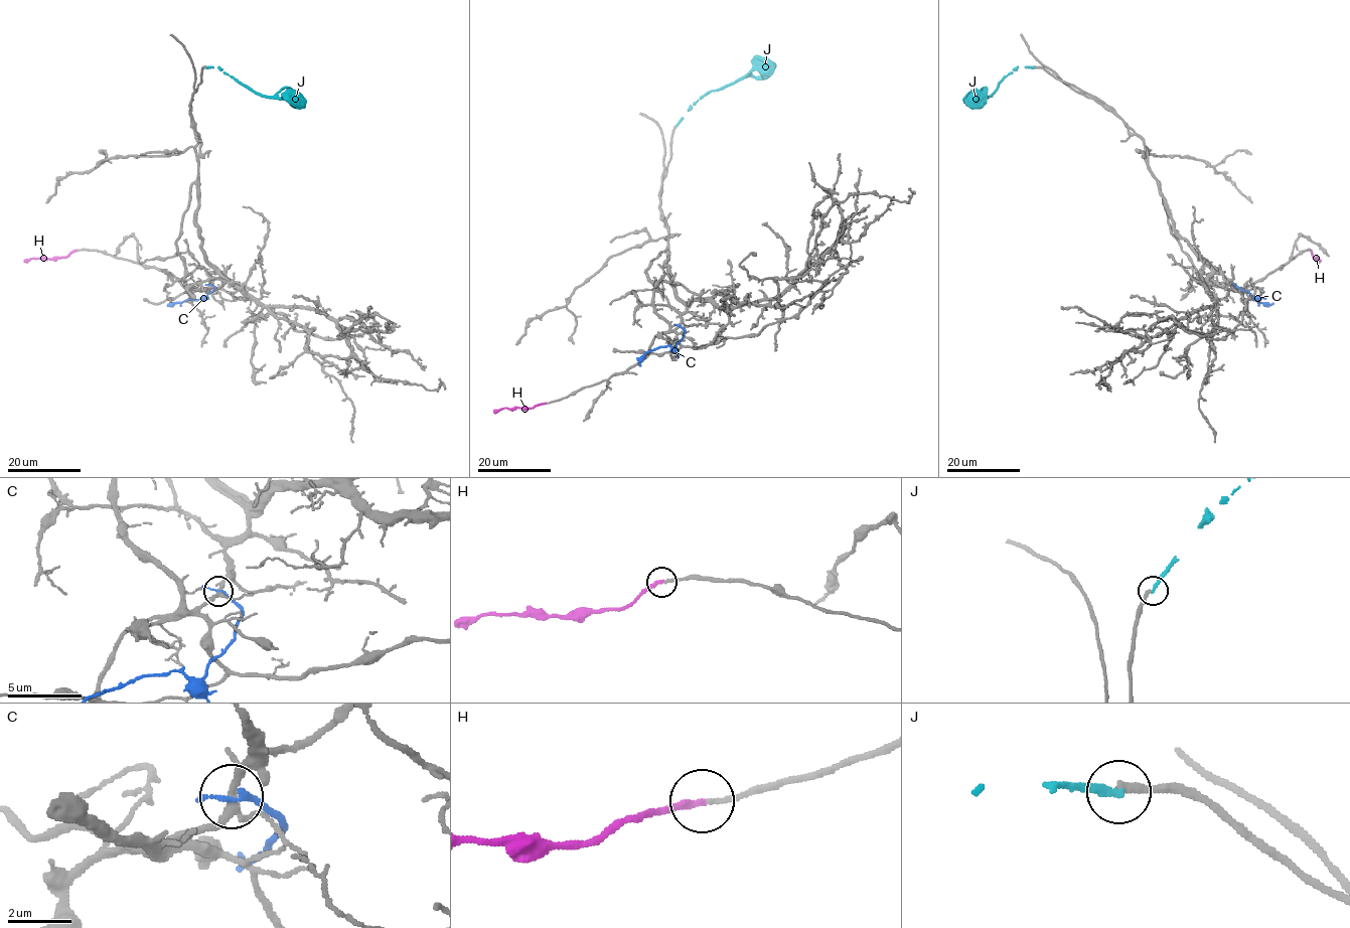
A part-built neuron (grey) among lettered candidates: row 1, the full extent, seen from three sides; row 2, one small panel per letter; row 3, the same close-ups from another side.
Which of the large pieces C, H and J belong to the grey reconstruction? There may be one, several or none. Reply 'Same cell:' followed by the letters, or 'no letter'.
Same cell: H

